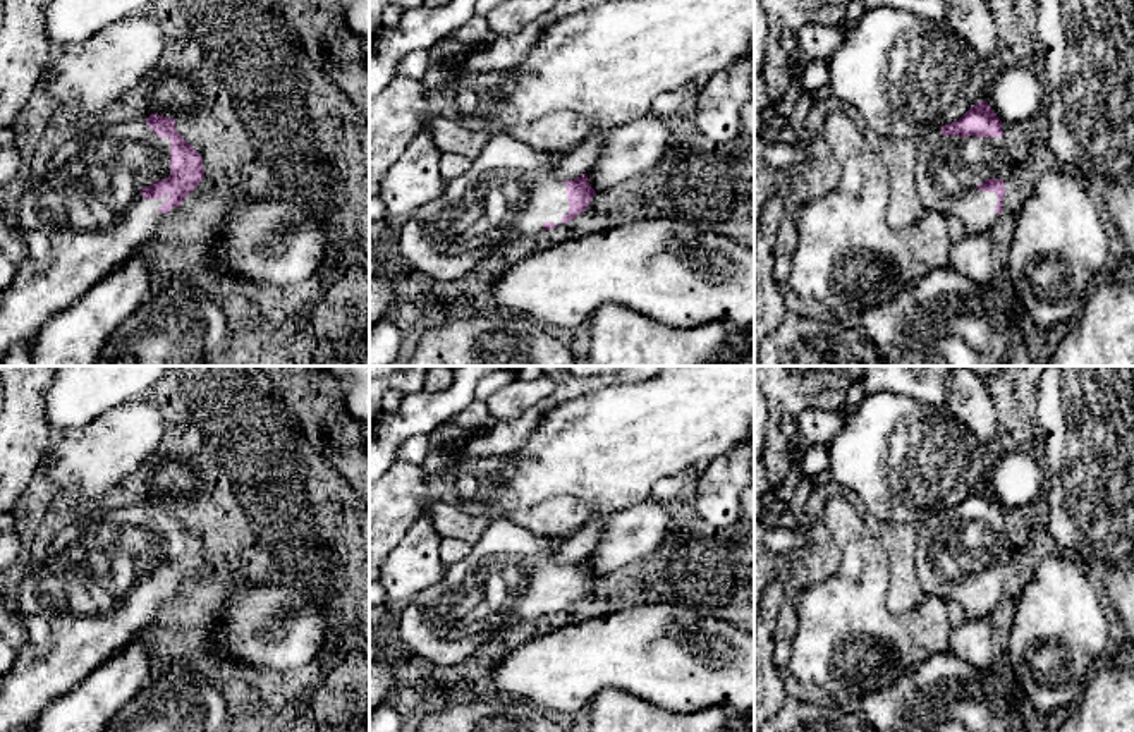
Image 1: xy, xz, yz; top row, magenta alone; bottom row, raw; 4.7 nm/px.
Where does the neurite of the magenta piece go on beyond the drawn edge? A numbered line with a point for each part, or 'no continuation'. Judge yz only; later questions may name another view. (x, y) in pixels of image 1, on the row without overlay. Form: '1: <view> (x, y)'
1: yz (947, 550)

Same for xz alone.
1: xz (511, 574)

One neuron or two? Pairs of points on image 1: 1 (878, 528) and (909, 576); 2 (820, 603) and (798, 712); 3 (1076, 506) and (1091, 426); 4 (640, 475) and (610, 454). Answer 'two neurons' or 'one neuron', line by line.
1: one neuron
2: two neurons
3: one neuron
4: one neuron

